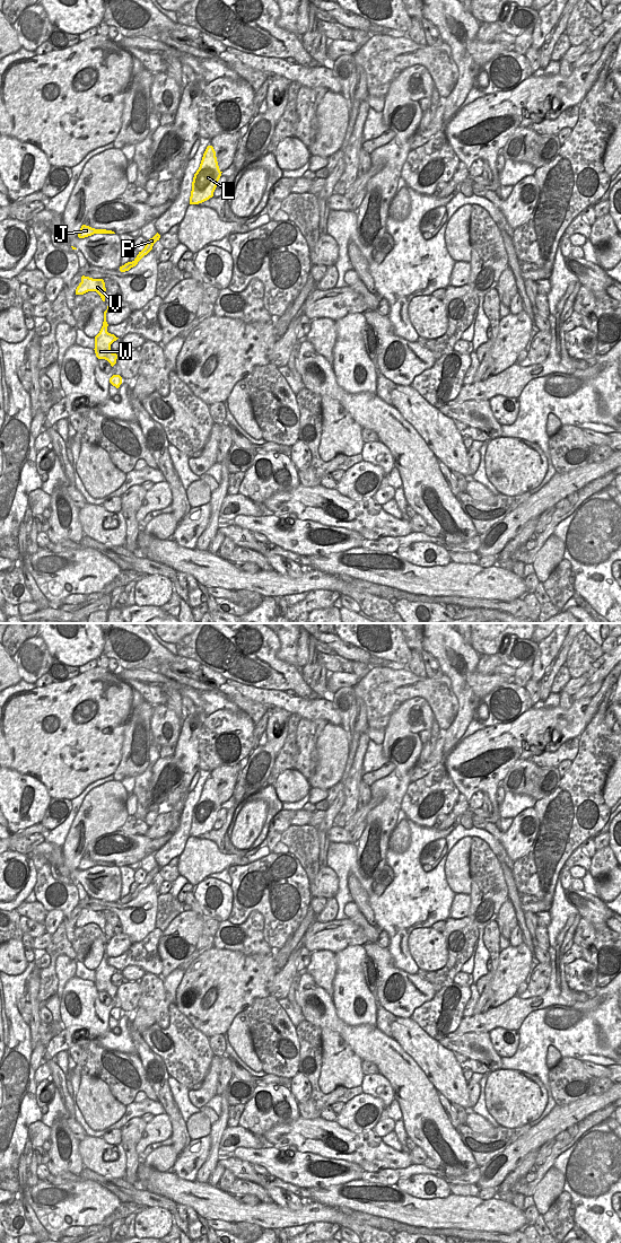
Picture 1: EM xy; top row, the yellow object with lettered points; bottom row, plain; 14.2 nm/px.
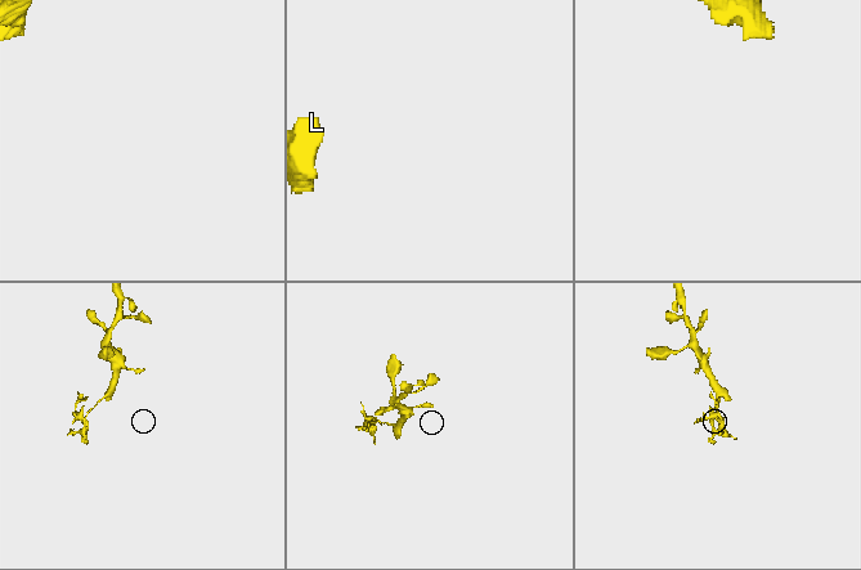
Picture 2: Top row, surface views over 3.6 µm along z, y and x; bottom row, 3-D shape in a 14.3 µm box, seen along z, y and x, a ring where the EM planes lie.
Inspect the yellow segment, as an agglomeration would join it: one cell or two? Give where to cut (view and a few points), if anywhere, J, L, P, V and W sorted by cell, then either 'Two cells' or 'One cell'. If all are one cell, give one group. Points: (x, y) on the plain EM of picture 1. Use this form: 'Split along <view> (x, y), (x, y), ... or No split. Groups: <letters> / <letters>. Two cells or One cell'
Split along xy (145, 878), (148, 884). Groups: J V W / L P. Two cells.

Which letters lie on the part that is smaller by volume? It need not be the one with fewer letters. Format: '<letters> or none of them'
J, V, W.

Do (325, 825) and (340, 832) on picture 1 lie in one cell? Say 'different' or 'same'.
different

